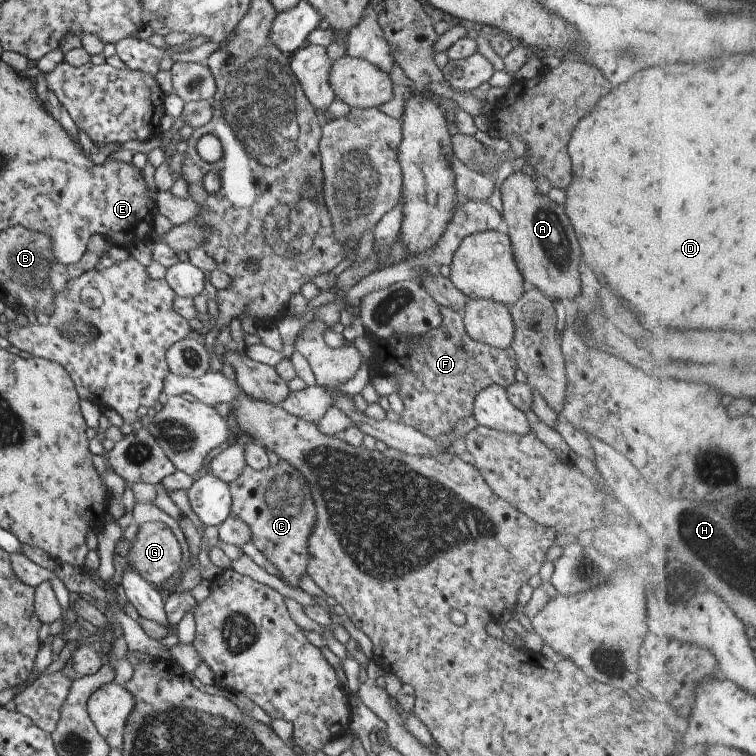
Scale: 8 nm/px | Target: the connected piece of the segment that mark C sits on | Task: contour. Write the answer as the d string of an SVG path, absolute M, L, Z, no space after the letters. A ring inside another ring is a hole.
M279 460L275 466L269 465L265 470L260 471L246 466L241 474L228 485L232 498L229 515L247 523L250 528L250 542L253 546L279 570L286 585L297 586L299 576L306 572L308 536L314 526L316 516L314 502L306 480L293 467Z

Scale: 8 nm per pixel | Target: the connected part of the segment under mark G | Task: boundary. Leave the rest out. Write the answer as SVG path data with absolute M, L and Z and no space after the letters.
M163 522L143 523L135 534L135 541L131 544L127 562L133 567L138 575L154 586L163 585L177 572L181 562L181 546L175 539L169 526Z

